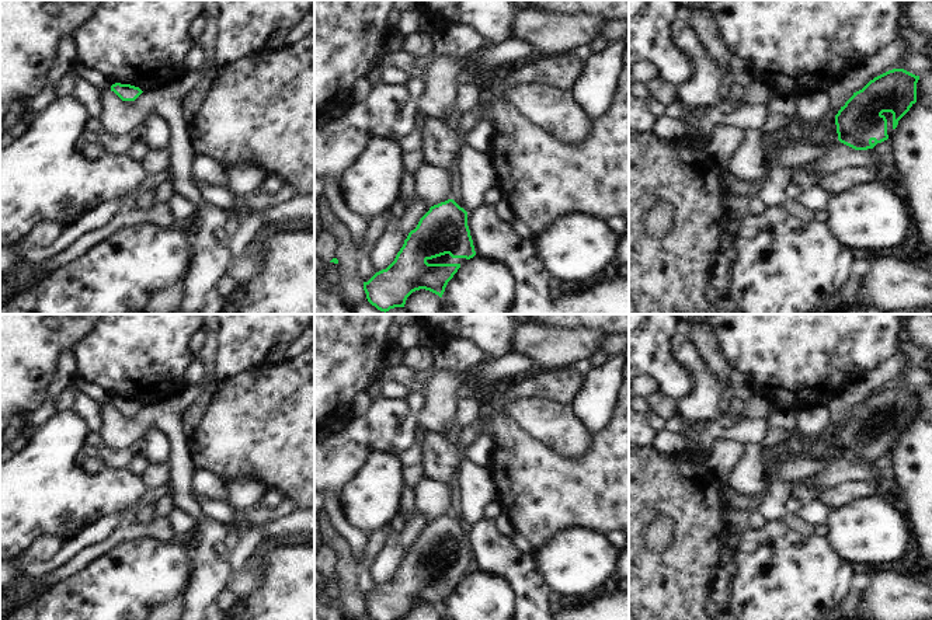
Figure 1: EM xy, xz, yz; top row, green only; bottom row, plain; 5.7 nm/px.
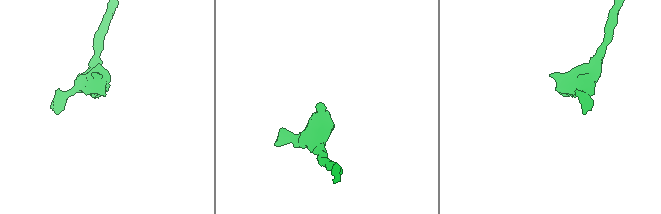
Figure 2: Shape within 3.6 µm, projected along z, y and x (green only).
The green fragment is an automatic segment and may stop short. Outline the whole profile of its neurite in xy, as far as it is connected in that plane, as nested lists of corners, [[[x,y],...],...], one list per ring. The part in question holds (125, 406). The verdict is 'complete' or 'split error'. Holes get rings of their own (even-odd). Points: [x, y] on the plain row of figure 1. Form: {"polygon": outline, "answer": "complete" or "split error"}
{"polygon": [[[121,397],[112,398],[111,405],[114,405],[122,415],[135,415],[143,407],[139,401]]], "answer": "complete"}

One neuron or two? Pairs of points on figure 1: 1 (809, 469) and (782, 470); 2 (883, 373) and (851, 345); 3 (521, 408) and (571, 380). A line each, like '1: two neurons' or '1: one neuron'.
1: one neuron
2: two neurons
3: two neurons

